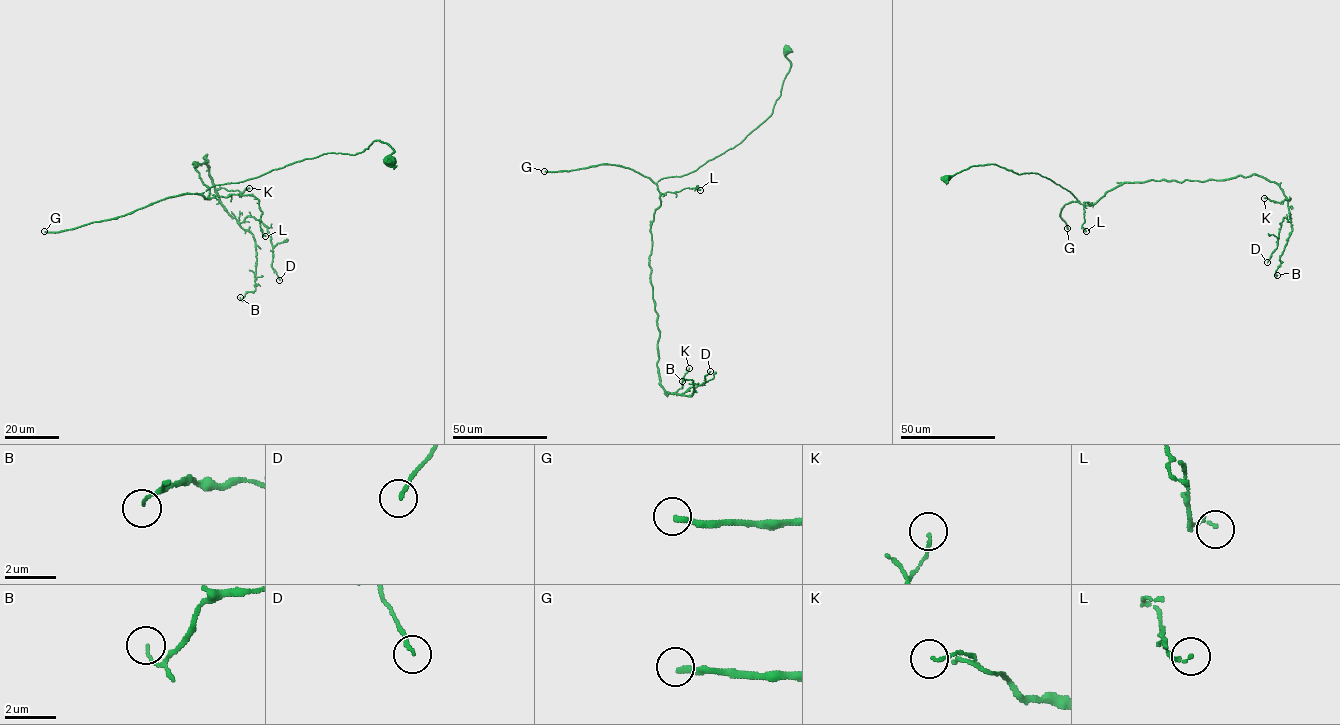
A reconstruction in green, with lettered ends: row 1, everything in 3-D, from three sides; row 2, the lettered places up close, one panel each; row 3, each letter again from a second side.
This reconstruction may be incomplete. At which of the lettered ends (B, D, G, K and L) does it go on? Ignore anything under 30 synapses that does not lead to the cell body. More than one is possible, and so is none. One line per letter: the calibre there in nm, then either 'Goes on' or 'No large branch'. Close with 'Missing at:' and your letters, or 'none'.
B: Thickness 80 nm. No large branch
D: Thickness 120 nm. No large branch
G: Thickness 240 nm. Goes on
K: Thickness 90 nm. No large branch
L: Thickness 120 nm. No large branch
Missing at: G

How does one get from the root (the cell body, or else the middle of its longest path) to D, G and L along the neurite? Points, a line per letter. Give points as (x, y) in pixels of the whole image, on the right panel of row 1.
D: (946, 178), (996, 164), (1089, 205), (1125, 182), (1256, 174), (1279, 186), (1291, 221), (1267, 262)
G: (946, 178), (987, 164), (1018, 174), (1038, 173), (1079, 201), (1062, 208), (1060, 216), (1067, 228)
L: (946, 178), (987, 164), (1018, 174), (1038, 173), (1081, 203), (1089, 203), (1083, 206), (1086, 231)

